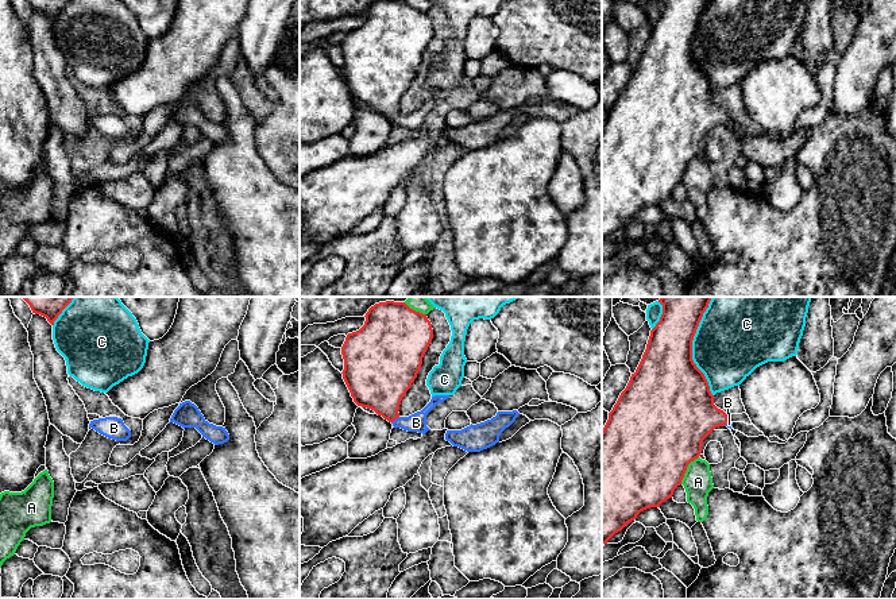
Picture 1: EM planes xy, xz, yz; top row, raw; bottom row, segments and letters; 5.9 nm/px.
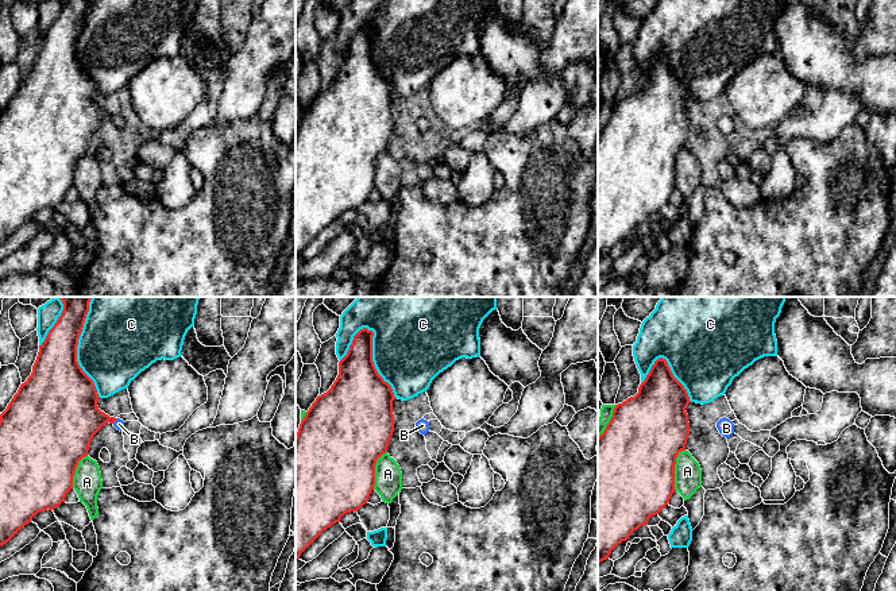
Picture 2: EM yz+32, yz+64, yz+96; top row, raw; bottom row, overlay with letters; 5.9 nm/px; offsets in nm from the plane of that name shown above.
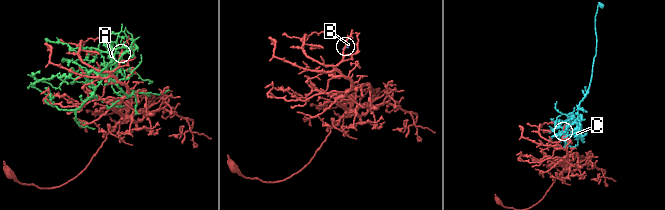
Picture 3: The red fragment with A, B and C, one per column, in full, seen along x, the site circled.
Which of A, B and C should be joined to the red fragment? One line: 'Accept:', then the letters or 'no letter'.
Accept: B

